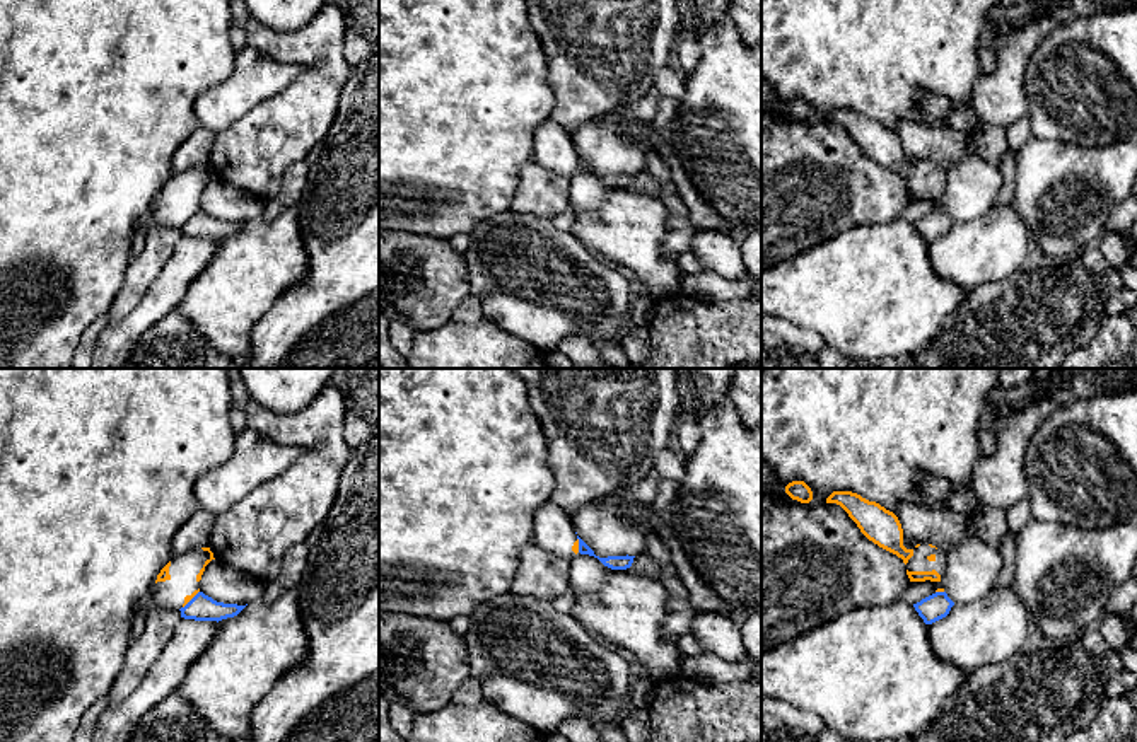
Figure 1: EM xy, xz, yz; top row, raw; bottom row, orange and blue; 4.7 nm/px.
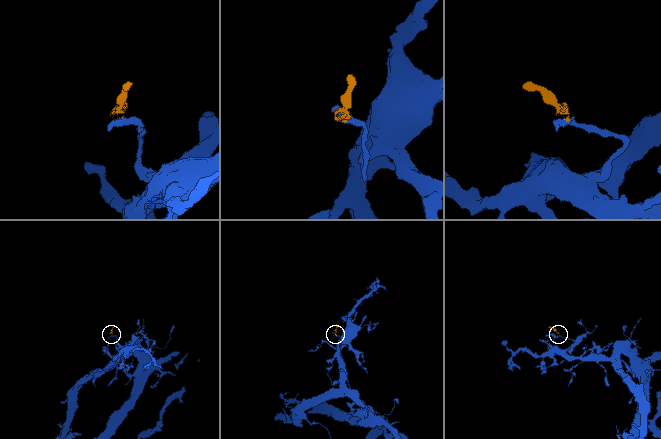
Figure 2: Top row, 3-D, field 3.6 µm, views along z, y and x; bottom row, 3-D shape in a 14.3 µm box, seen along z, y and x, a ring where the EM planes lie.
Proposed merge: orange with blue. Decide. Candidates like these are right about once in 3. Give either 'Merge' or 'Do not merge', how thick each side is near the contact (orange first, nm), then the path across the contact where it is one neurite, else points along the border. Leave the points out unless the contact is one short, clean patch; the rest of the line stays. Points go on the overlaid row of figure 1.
Do not merge. Thickness 30 nm (orange) against 130 nm. Boundary: xy (198, 591), (183, 608)

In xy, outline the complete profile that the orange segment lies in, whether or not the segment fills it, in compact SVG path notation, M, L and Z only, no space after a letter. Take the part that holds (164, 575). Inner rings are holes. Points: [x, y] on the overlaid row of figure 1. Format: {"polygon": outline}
{"polygon": "M210 548L191 549L172 559L160 570L154 585L154 606L157 609L181 609L198 592L205 566L215 559Z"}

